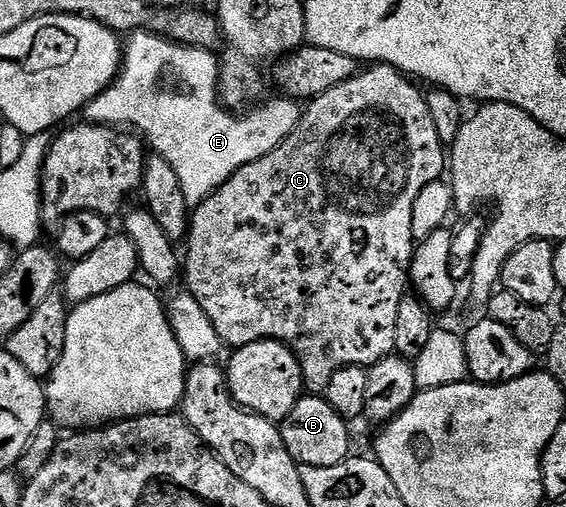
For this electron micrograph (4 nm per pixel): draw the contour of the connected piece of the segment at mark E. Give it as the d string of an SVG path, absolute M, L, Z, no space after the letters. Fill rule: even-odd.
M164 37L150 38L149 50L147 53L131 53L131 63L123 63L127 69L127 85L125 78L118 74L113 84L87 105L87 119L90 123L116 125L120 119L129 119L129 115L125 115L125 103L131 101L131 107L139 109L139 133L150 144L157 143L156 150L163 153L175 169L179 185L183 185L183 197L187 197L187 205L192 209L207 196L215 194L235 172L243 169L243 165L271 153L271 149L289 136L290 128L285 127L286 100L273 99L270 103L254 106L248 113L234 113L219 102L220 62L214 52L208 48L185 47Z

